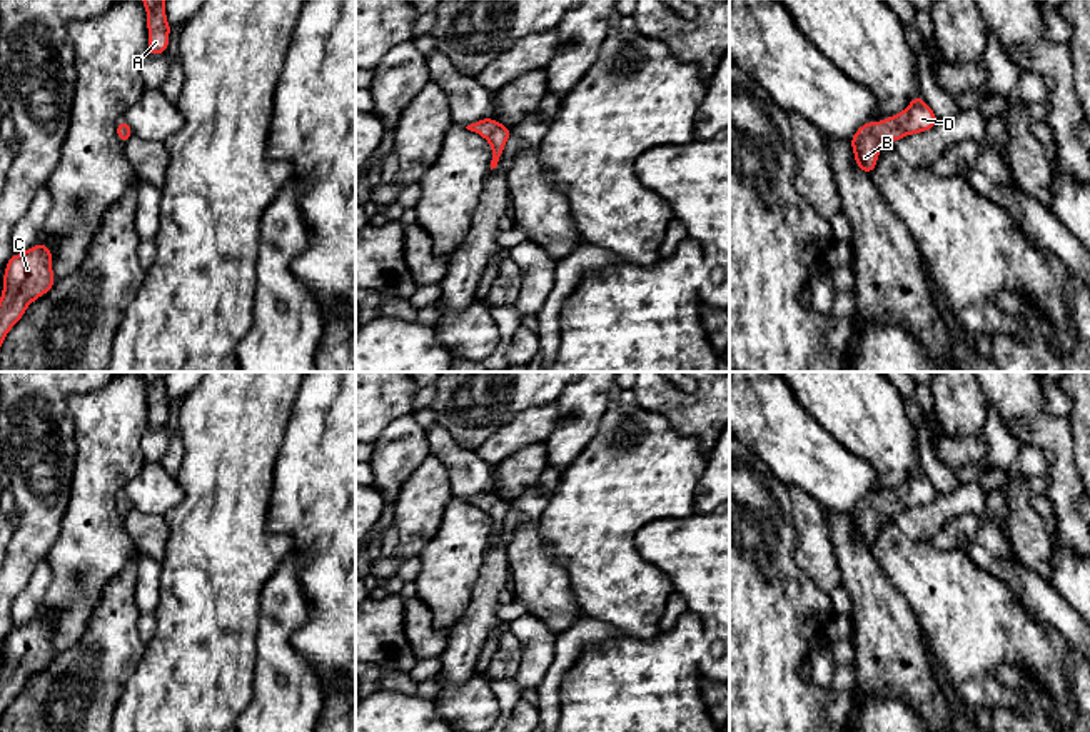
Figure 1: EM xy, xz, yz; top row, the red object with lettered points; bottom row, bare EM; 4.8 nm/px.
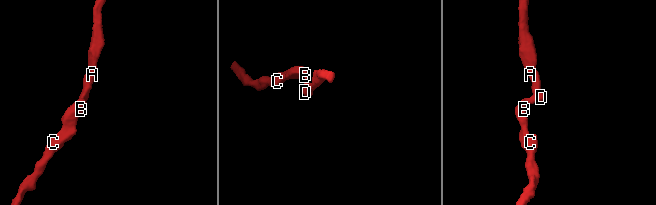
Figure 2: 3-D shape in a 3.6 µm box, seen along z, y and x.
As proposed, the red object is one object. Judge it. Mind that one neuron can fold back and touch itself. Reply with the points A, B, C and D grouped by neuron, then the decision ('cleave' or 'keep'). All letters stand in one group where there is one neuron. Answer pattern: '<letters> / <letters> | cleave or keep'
A B C D | keep

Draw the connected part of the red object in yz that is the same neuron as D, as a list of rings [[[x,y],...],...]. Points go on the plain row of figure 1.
[[[913,470],[911,477],[895,490],[881,495],[861,499],[851,510],[856,539],[861,545],[871,547],[878,535],[883,517],[891,517],[911,507],[933,502],[938,492],[921,470]]]

